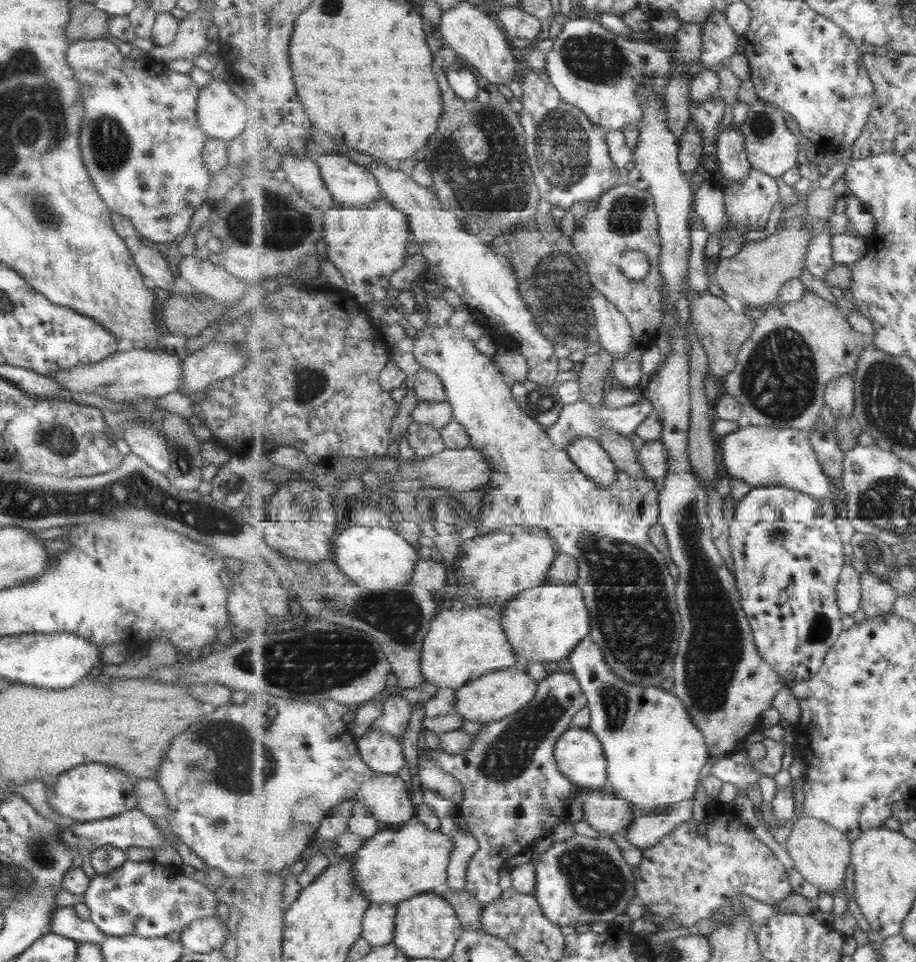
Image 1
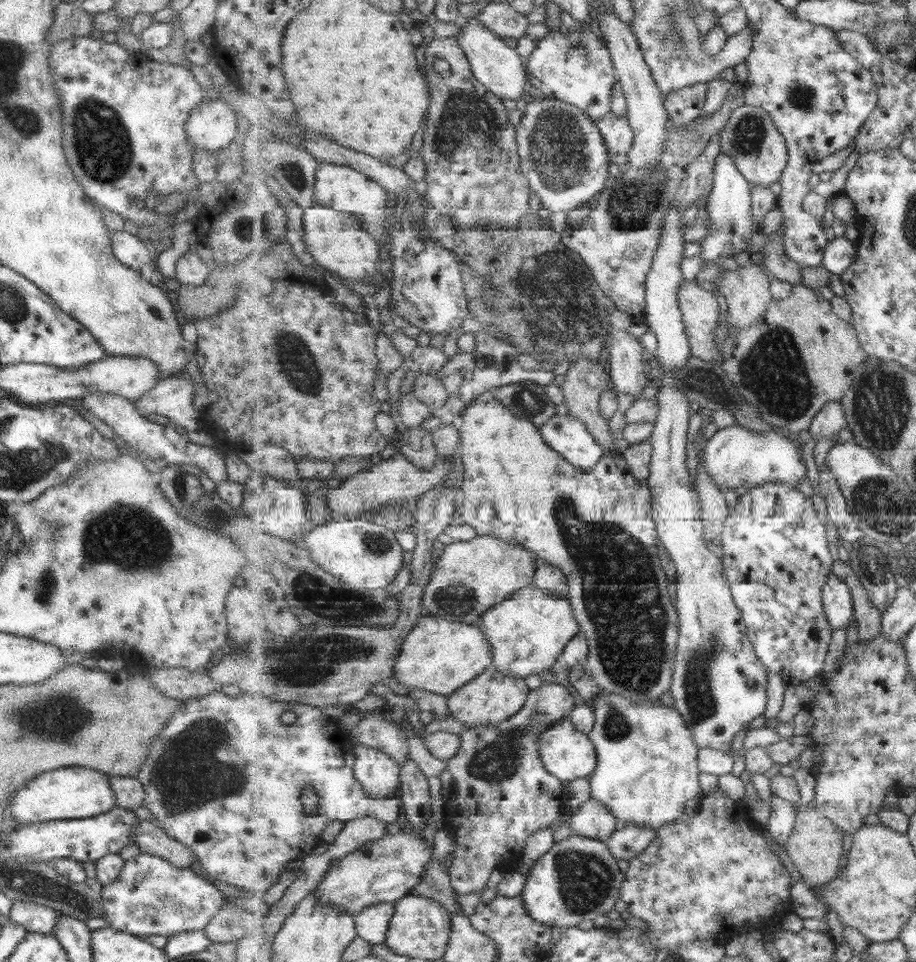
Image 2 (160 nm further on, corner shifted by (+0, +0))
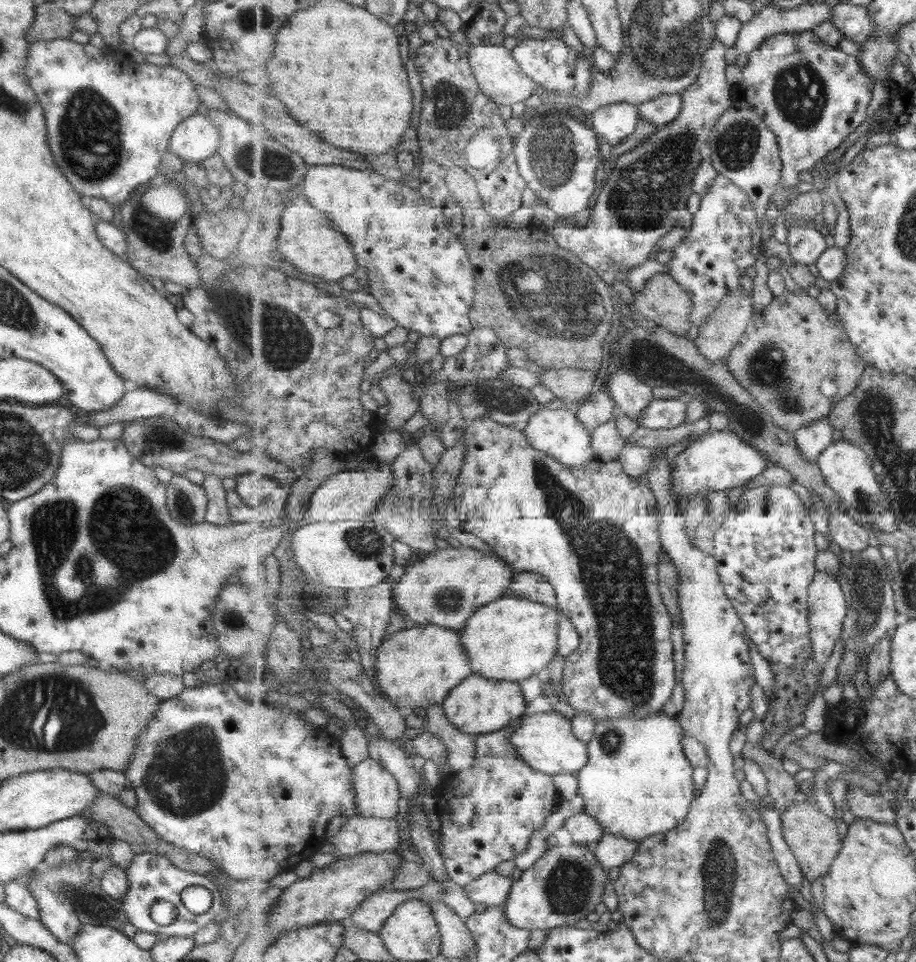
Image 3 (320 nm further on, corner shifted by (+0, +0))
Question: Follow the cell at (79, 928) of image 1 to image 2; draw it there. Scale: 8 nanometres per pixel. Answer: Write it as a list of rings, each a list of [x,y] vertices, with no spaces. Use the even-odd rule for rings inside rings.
[[[28,900],[12,901],[8,920],[22,926],[27,933],[52,934],[59,912]]]

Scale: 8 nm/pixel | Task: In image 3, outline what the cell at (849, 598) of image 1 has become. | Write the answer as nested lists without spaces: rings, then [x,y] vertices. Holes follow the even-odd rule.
[[[817,571],[809,592],[813,651],[815,660],[821,668],[825,668],[829,658],[833,656],[835,644],[842,636],[849,608],[845,592],[833,574]]]

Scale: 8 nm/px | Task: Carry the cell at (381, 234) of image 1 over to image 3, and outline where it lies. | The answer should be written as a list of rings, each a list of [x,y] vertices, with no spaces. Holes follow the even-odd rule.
[[[302,194],[294,197],[292,204],[283,211],[281,234],[279,234],[278,252],[282,260],[289,262],[301,273],[323,278],[326,282],[339,282],[357,270],[358,262],[354,253],[353,243],[335,230],[328,214],[315,208]]]

